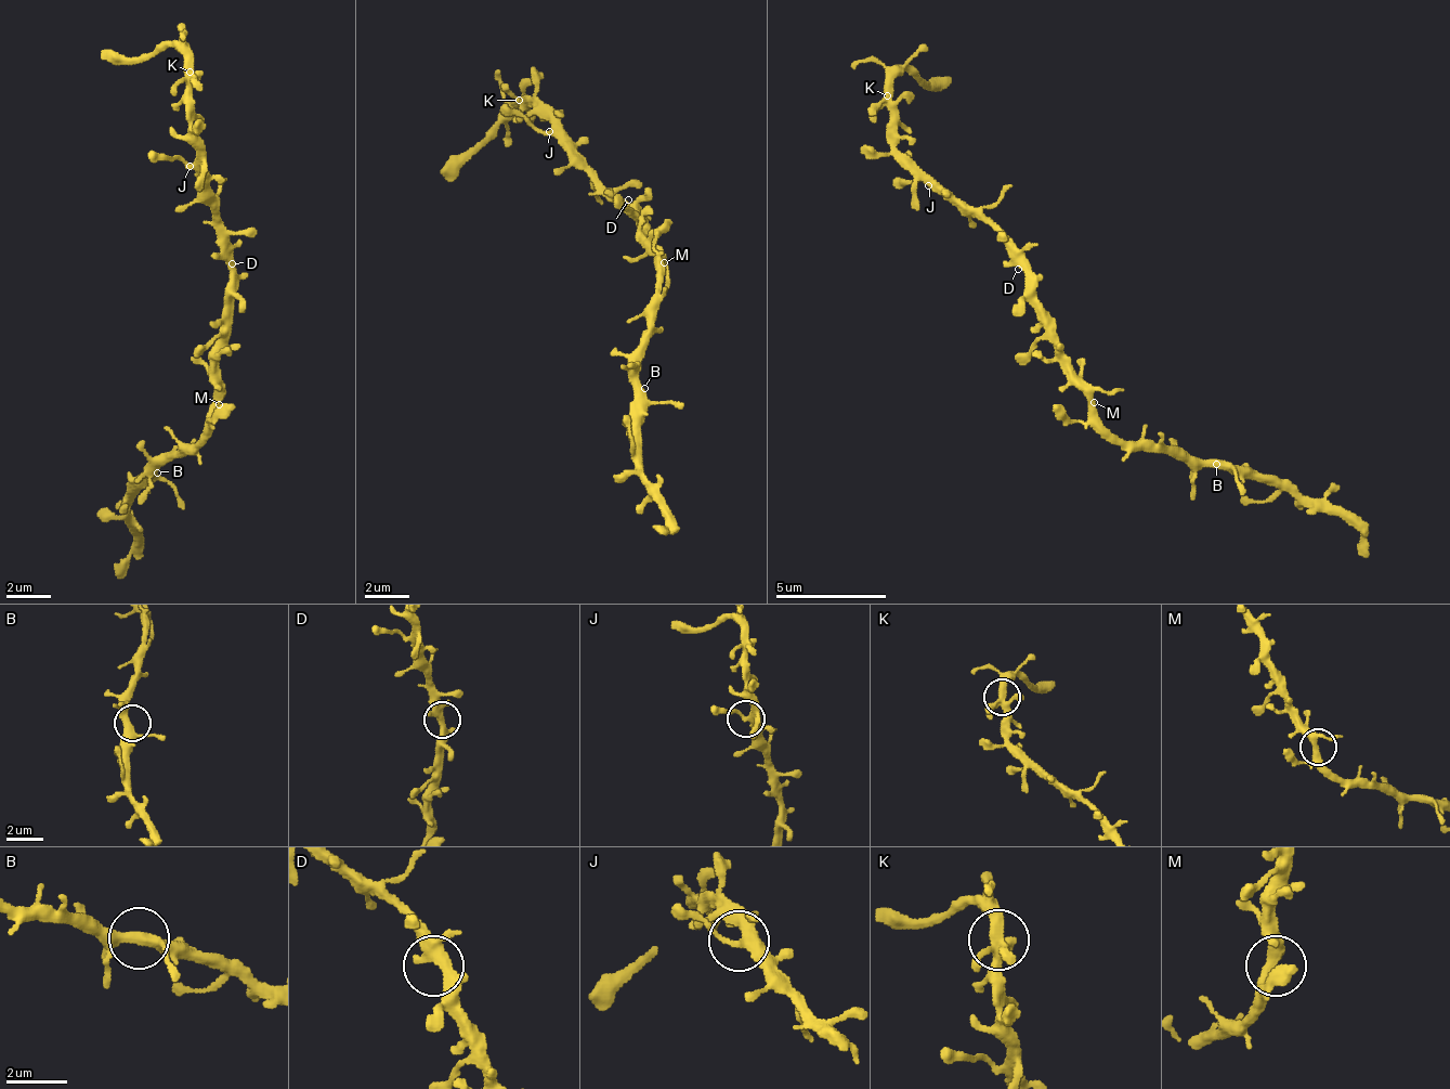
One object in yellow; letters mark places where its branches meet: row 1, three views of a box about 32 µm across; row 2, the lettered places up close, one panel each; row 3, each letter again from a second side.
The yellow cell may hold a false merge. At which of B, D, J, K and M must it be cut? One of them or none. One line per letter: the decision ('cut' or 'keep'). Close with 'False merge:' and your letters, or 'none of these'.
B: keep
D: keep
J: keep
K: keep
M: keep
False merge: none of these

